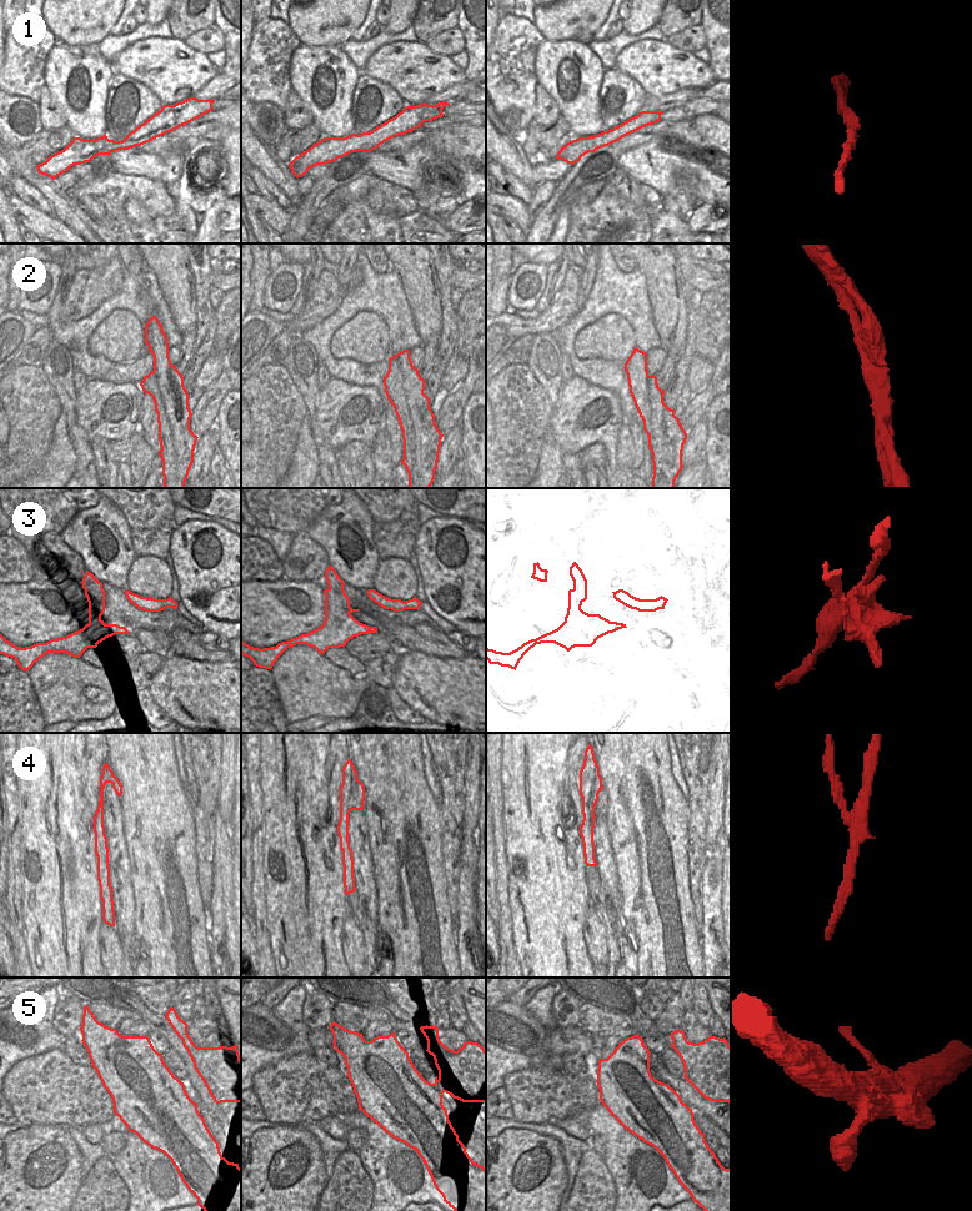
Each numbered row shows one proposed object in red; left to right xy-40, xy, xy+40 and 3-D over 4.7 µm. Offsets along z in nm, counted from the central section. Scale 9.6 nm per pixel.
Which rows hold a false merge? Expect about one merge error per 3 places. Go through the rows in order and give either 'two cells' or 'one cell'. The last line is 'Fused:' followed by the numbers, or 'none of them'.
1: one cell
2: two cells
3: two cells
4: two cells
5: one cell
Fused: 2, 3, 4

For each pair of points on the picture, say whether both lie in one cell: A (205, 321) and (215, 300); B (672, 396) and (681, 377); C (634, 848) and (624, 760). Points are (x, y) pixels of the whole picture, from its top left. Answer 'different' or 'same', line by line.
A: different
B: same
C: same

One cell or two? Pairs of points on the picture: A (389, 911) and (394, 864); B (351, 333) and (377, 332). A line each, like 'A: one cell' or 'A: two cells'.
A: one cell
B: one cell

